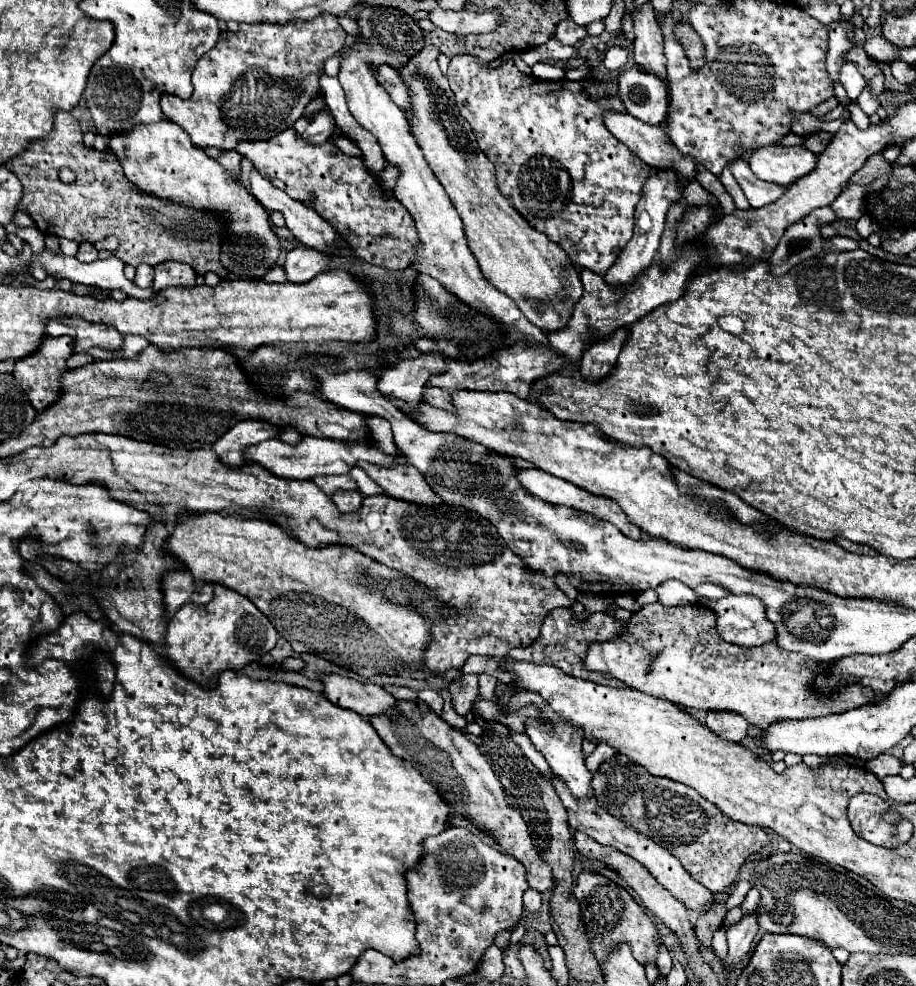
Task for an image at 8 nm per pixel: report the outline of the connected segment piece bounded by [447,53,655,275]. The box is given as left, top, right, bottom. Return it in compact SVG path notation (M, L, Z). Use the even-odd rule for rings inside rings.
M463 53L451 59L447 79L455 93L461 115L469 121L481 151L497 169L501 193L513 199L517 211L535 227L559 243L573 263L583 265L597 275L605 275L623 247L633 237L635 207L641 189L653 167L645 165L629 147L625 147L603 123L603 113L625 113L617 79L581 79L581 81L541 81L521 73L511 57L501 57L499 67L481 63L477 57Z

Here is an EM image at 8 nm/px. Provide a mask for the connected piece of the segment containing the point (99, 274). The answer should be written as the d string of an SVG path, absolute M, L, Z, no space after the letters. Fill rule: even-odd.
M49 251L35 253L35 255L33 255L33 263L31 263L31 273L33 273L33 277L37 277L39 281L43 281L47 275L53 275L55 279L63 277L63 279L69 279L69 281L81 283L81 285L97 285L97 287L101 287L101 289L111 289L111 291L113 291L113 289L121 289L121 291L125 291L125 293L127 293L129 297L133 297L133 299L151 299L151 297L155 297L153 287L147 287L147 289L137 287L133 281L129 281L129 279L125 277L123 269L125 269L125 263L121 263L117 257L97 259L97 261L93 261L93 263L81 263L81 261L77 261L75 257L67 257L67 255L63 255L63 253L51 255Z

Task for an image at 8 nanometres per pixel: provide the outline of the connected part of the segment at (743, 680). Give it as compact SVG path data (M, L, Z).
M657 601L645 605L625 621L625 631L615 639L589 643L581 661L589 671L607 673L627 687L665 697L675 705L683 705L683 709L727 709L741 713L759 729L779 719L843 713L885 697L885 693L863 691L859 685L845 687L831 697L815 695L809 685L815 673L821 671L819 665L805 661L797 653L785 653L775 643L739 647L723 641L715 629L713 611L701 603L667 607Z

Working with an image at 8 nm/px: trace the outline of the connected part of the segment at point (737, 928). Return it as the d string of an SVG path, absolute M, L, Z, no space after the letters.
M757 911L747 913L741 917L739 923L727 927L727 943L729 943L729 953L725 957L727 965L735 965L741 961L743 955L747 955L753 937L759 931L759 921L757 921Z

